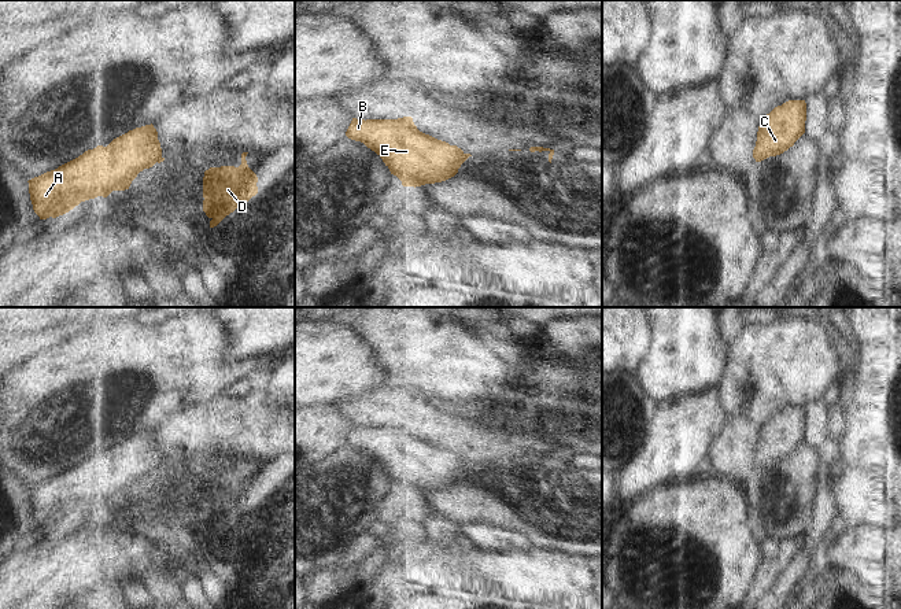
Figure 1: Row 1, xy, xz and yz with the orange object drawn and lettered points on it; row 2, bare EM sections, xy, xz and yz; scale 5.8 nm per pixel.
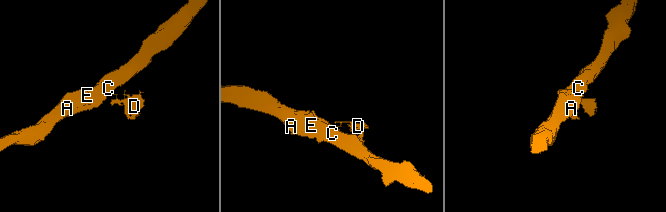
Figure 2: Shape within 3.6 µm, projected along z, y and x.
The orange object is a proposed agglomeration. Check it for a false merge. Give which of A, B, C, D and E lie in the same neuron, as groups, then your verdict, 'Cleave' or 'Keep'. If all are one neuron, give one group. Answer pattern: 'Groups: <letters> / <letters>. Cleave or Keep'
Groups: A B C E / D. Cleave.

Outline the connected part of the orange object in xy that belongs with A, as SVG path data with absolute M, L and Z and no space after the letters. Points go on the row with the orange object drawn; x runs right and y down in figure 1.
M152 123L129 130L107 147L97 145L29 180L33 210L40 219L56 218L81 202L129 189L137 174L152 167L160 156L158 132Z

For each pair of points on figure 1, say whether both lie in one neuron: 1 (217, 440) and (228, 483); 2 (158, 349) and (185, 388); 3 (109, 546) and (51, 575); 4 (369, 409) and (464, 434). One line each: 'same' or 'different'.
1: different
2: same
3: same
4: same

